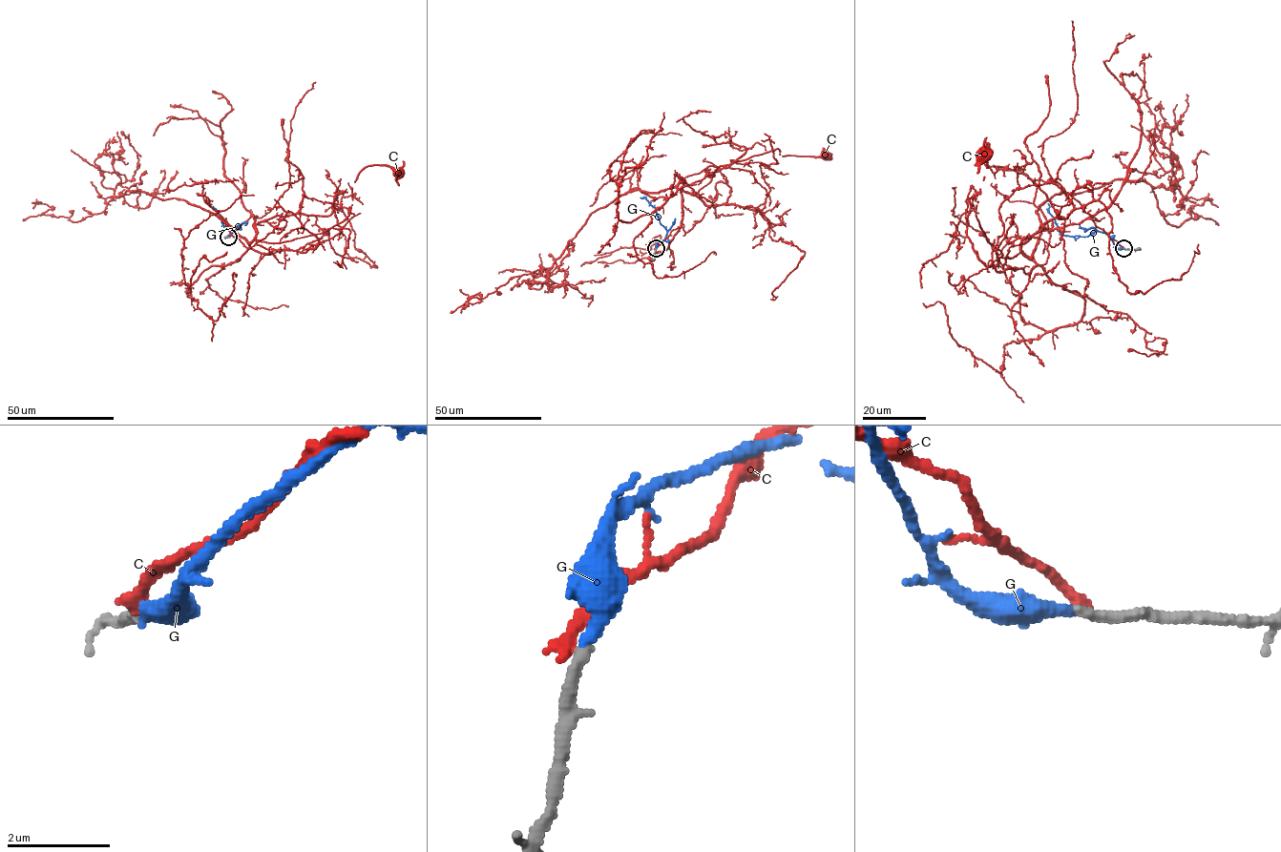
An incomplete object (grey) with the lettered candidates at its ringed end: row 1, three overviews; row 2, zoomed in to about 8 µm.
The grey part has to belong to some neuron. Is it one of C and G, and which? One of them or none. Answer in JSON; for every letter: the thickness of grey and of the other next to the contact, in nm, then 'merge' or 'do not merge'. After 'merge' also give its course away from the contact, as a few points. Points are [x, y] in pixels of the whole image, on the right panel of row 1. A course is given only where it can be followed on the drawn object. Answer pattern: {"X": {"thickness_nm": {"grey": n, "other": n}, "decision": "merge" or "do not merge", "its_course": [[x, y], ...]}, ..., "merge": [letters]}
{"C": {"thickness_nm": {"grey": 240, "other": 240}, "decision": "do not merge"}, "G": {"thickness_nm": {"grey": 200, "other": 280}, "decision": "merge", "its_course": [[1123, 248], [1118, 248], [1103, 233], [1092, 232], [1085, 237], [1063, 235], [1049, 211], [1048, 203]]}, "merge": ["G"]}

